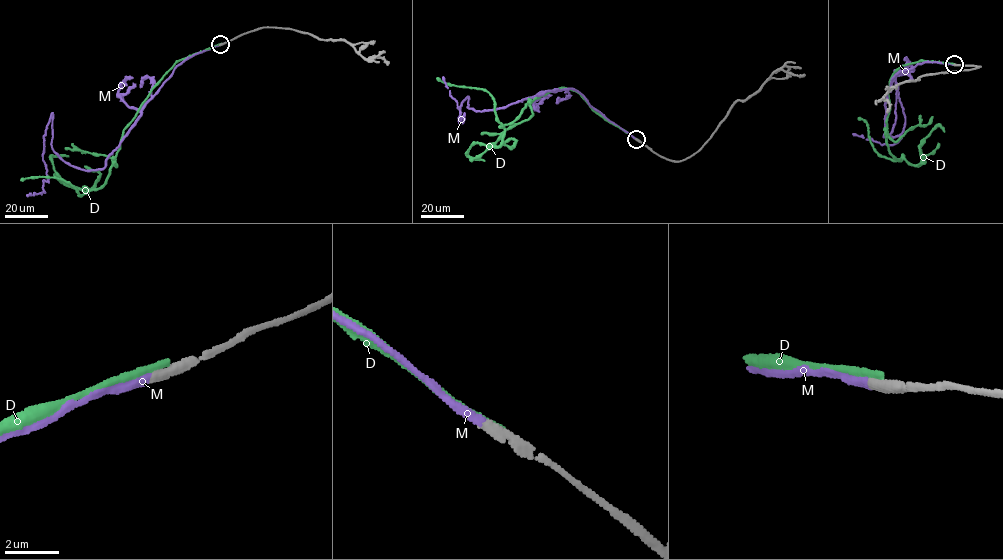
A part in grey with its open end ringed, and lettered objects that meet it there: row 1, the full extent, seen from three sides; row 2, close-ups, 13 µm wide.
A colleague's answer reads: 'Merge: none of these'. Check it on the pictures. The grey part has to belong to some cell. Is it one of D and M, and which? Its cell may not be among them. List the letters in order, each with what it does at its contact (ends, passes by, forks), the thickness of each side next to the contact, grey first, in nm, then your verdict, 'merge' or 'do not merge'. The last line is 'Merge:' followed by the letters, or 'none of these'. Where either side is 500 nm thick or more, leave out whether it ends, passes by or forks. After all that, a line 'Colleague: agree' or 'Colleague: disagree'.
D: it ends; calibres 440 and 280 nm; do not merge
M: it ends; calibres 400 and 320 nm; merge
Merge: M
Colleague: disagree

